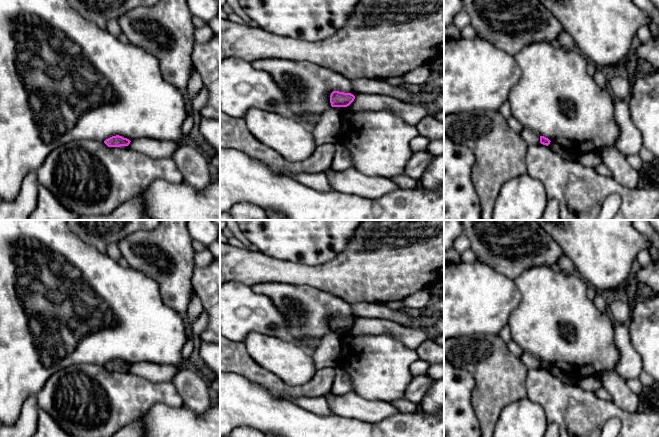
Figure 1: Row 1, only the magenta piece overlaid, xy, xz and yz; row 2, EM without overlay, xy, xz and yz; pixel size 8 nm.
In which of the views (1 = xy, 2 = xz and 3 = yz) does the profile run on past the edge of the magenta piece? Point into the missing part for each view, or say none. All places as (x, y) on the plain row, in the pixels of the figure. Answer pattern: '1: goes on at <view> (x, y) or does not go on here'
1: does not go on here
2: does not go on here
3: does not go on here

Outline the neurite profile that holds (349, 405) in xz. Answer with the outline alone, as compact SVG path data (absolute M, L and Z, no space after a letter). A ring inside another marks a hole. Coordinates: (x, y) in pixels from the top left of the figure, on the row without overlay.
M354 391L343 395L330 394L325 397L332 412L345 418L353 418L369 423L384 420L400 413L388 401L366 400Z

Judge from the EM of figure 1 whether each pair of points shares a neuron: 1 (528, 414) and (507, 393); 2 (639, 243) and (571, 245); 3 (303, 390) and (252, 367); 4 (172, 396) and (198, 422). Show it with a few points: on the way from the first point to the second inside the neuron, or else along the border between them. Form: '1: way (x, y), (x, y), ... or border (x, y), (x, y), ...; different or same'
1: border (526, 396), (508, 404), (498, 416); different
2: way (622, 243), (588, 243); same
3: way (290, 391), (282, 391), (265, 379); same
4: border (159, 402), (172, 406), (183, 405); different

